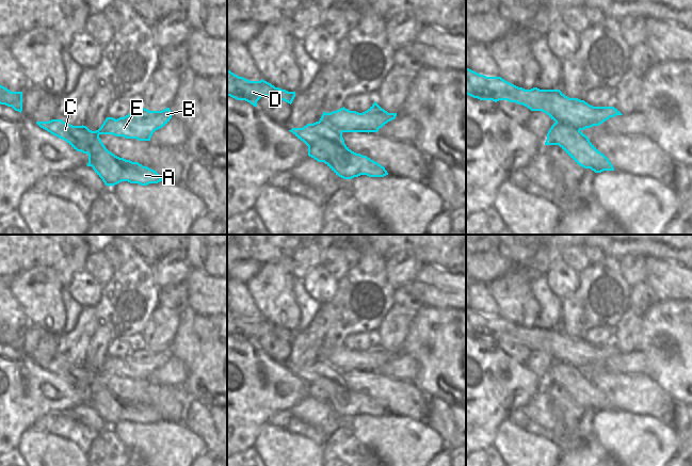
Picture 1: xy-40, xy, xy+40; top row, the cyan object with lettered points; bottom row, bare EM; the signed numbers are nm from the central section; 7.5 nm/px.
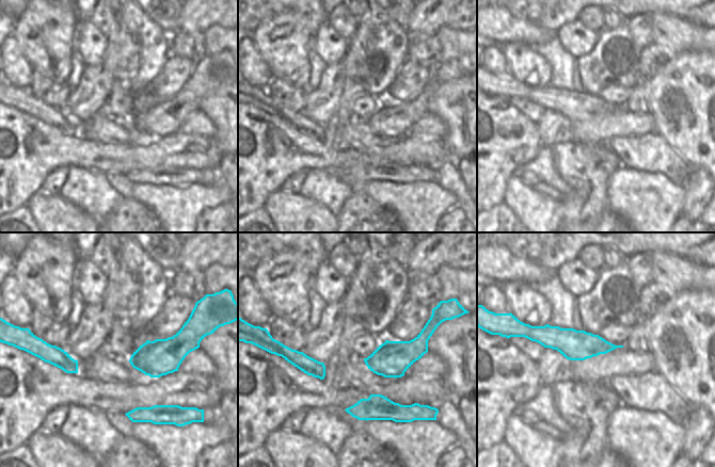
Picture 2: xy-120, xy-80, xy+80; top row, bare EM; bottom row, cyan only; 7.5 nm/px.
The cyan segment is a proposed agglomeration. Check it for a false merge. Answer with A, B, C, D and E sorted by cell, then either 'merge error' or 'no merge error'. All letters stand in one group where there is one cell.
A C / B D E | merge error

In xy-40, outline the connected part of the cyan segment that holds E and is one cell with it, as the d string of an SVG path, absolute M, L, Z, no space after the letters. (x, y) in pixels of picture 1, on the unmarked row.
M135 341L135 347L128 354L117 358L107 356L101 366L95 371L139 380L150 380L152 372L165 365L171 357L170 347L162 350L149 350L139 346Z

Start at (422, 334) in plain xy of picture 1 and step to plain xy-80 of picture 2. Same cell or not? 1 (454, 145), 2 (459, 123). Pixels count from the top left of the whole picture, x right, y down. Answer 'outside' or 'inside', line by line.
1: inside
2: inside

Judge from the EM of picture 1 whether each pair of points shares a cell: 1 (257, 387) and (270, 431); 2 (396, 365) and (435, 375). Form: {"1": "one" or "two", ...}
{"1": "two", "2": "two"}

